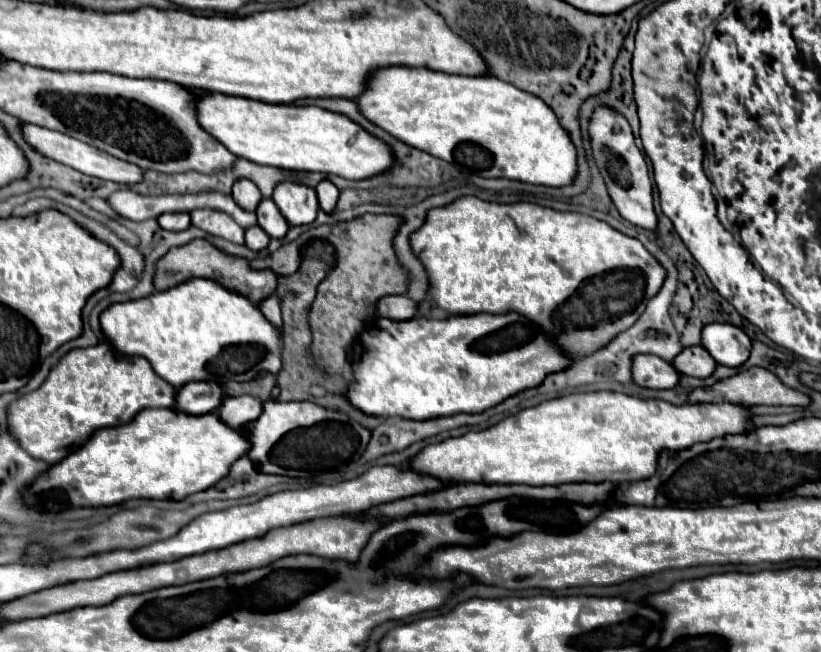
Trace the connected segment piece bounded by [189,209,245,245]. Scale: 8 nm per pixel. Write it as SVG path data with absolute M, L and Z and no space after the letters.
M195 209L191 215L191 225L203 229L209 235L227 239L235 245L243 245L243 229L225 213L211 211L211 209Z

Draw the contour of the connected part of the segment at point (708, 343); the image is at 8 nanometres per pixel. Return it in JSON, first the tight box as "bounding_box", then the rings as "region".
{"bounding_box":[701,323,751,367],"region":[[[709,323],[701,331],[701,345],[709,355],[727,367],[739,367],[747,361],[751,351],[751,341],[743,329],[731,323]]]}

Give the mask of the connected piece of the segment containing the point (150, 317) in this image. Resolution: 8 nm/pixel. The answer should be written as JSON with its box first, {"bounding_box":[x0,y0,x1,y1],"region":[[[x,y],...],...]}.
{"bounding_box":[99,279,281,389],"region":[[[191,279],[173,289],[151,293],[145,299],[113,303],[101,313],[99,321],[105,341],[117,355],[145,357],[151,363],[153,371],[177,389],[191,381],[251,381],[259,371],[269,371],[273,375],[281,371],[281,339],[277,329],[261,315],[259,307],[253,305],[249,299],[231,293],[209,279]]]}

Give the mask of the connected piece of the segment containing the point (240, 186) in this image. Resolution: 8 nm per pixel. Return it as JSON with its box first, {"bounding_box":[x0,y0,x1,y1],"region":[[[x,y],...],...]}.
{"bounding_box":[231,179,263,211],"region":[[[239,179],[233,185],[231,195],[237,201],[237,205],[241,205],[241,209],[245,209],[245,211],[255,211],[263,199],[257,185],[253,185],[253,181],[249,181],[249,179]]]}

